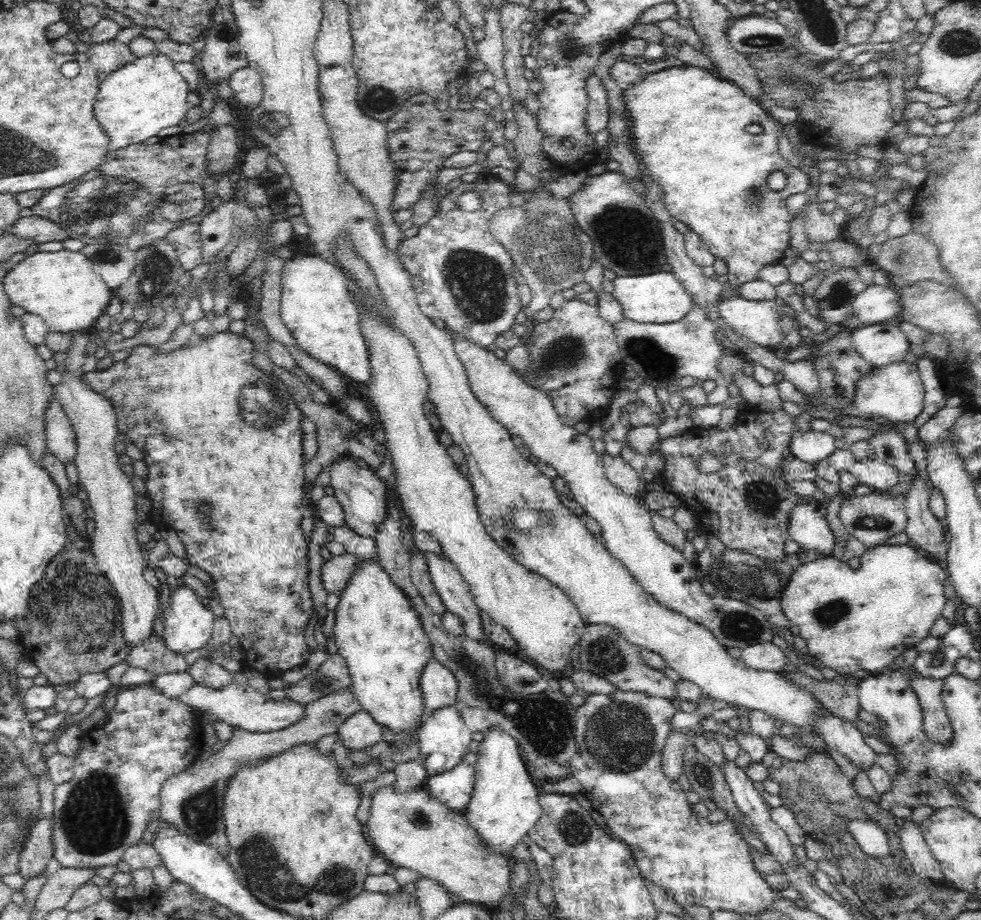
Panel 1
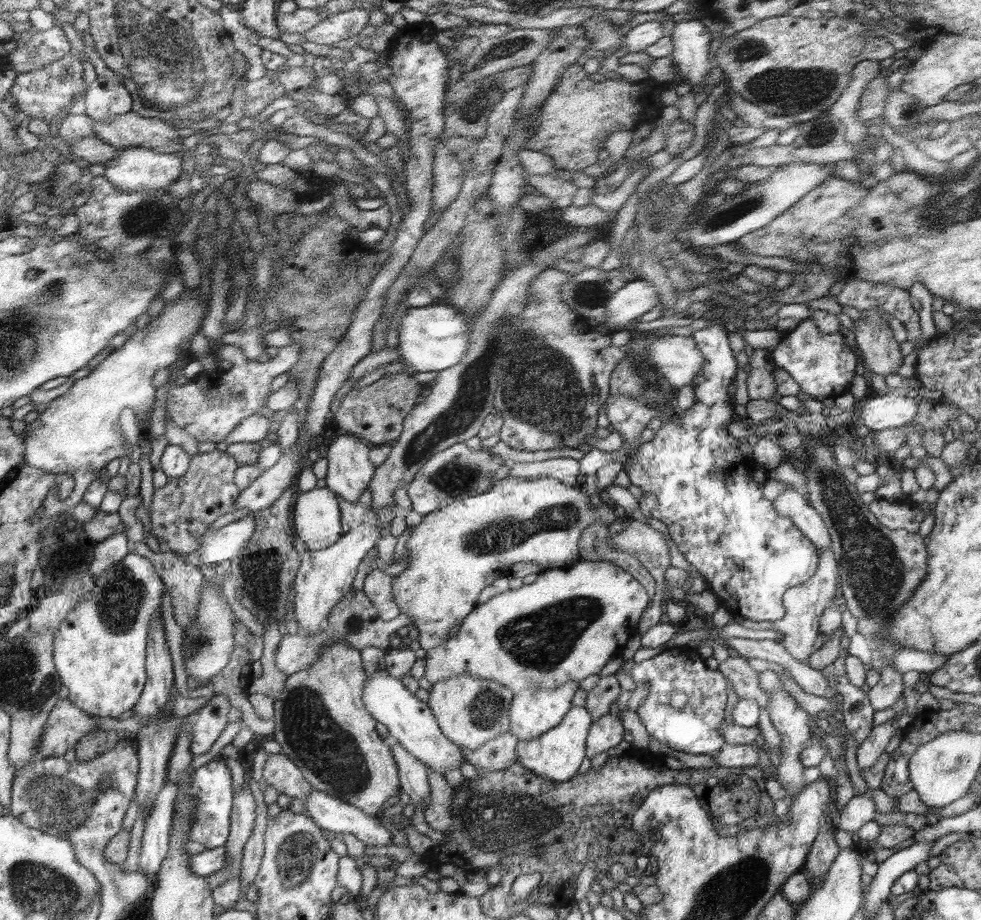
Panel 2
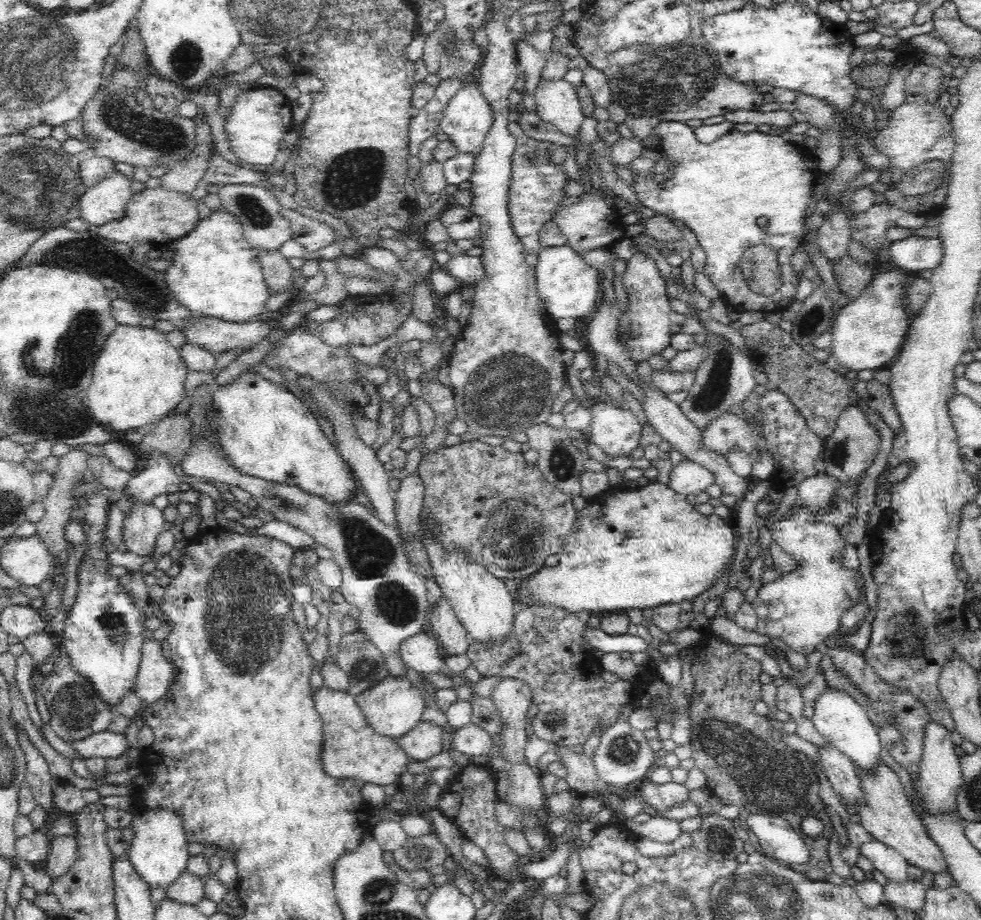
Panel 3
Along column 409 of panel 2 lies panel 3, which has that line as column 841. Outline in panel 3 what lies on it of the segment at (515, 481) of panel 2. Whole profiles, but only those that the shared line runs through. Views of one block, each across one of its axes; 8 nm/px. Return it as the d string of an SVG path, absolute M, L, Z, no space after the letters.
M782 519L770 524L772 540L796 560L799 567L791 572L782 573L782 576L770 583L764 583L757 591L757 596L751 602L757 612L756 632L764 633L768 637L782 639L790 649L804 655L813 652L816 646L836 632L841 626L842 614L860 602L858 583L863 582L859 569L850 569L842 565L842 548L846 545L840 536L837 526L812 520Z

